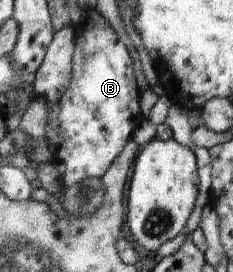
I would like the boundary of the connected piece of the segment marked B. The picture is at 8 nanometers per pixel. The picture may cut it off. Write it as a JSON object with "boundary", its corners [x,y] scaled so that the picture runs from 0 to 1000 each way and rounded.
{"boundary":[[[373,70],[361,77],[373,99],[318,154],[296,316],[249,379],[202,379],[197,537],[219,544],[236,592],[283,603],[283,658],[296,673],[352,665],[365,651],[433,654],[622,434],[597,393],[605,338],[571,272],[571,228],[536,162],[502,143],[494,114],[464,88],[416,99]]]}

